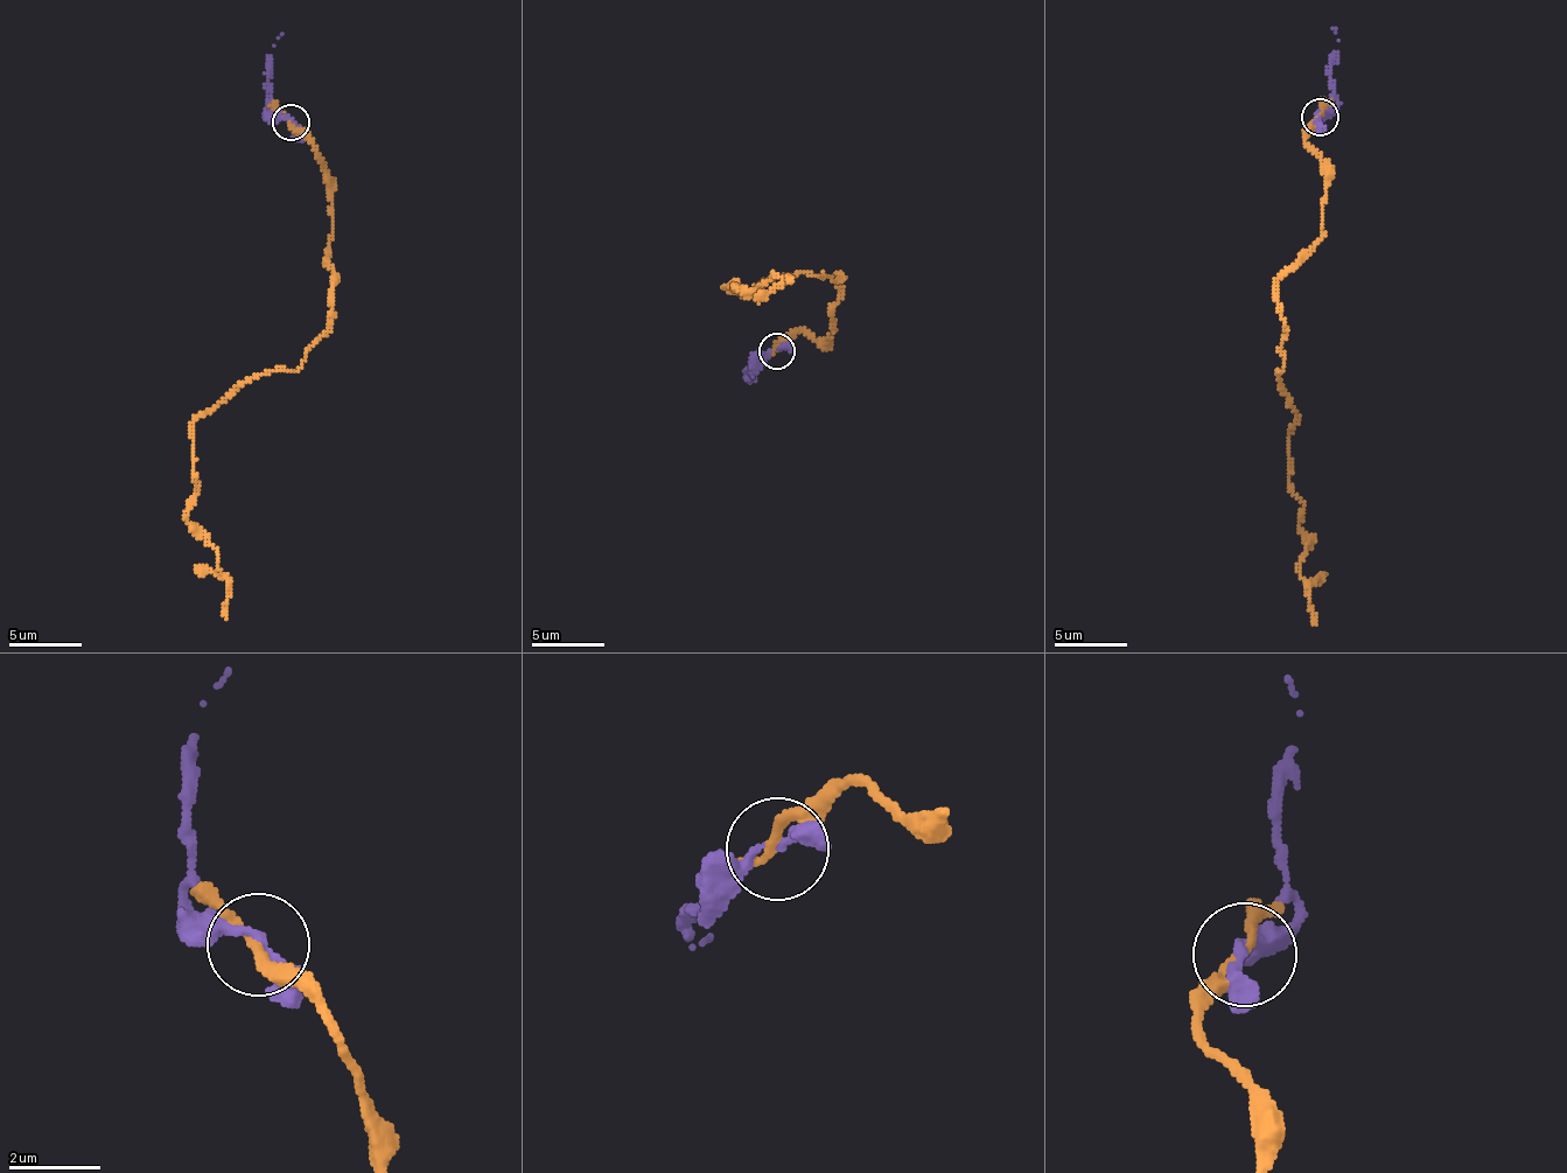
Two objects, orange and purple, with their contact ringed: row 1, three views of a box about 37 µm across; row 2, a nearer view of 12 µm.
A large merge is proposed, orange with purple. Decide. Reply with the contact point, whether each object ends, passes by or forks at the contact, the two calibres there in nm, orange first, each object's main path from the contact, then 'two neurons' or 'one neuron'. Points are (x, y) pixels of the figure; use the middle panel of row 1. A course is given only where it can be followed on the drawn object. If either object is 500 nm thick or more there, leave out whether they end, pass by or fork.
(776, 350) | orange passes by | purple passes by | 180/200 nm | orange via (777, 349), (799, 328), (832, 337), (843, 273), (725, 287), (792, 281) | purple via (777, 349), (756, 374), (749, 370), (746, 377), (750, 383), (755, 377) | one neuron

